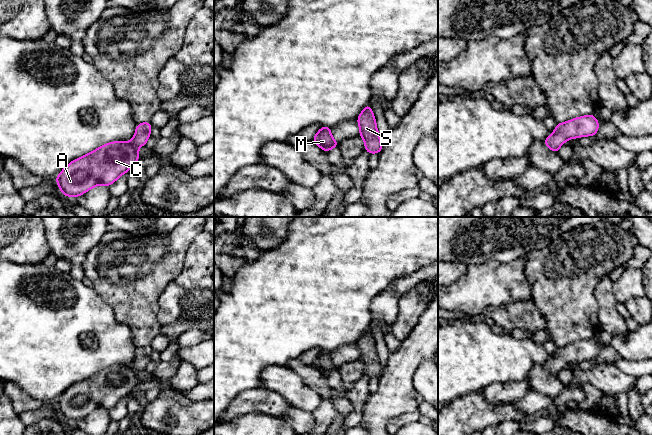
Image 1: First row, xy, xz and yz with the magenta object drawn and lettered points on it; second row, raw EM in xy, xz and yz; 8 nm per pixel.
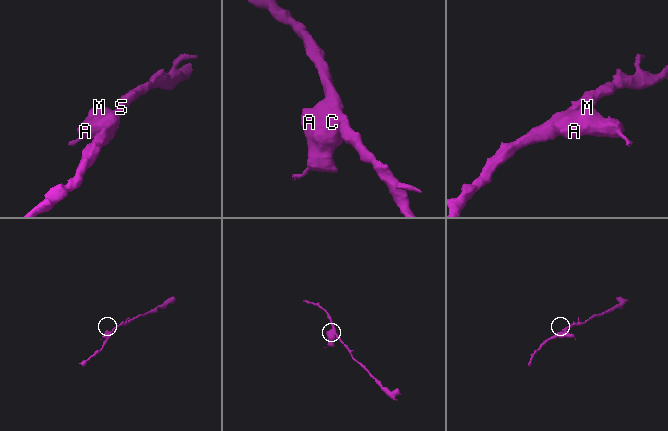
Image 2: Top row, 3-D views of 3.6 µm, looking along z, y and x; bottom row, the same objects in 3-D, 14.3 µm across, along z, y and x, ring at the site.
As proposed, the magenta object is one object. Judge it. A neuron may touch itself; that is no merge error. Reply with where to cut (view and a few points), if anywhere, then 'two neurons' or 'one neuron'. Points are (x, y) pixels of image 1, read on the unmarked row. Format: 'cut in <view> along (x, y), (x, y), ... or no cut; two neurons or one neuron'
no cut; one neuron

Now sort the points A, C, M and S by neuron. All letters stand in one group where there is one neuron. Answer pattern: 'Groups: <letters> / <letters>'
Groups: A C M S

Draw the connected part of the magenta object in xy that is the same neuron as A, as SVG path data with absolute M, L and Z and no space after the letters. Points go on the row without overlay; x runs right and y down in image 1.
M150 345L138 347L131 366L113 365L71 385L55 402L62 418L76 422L97 409L102 408L107 411L112 409L121 399L130 395L134 387L138 386L140 380L137 372L146 369L152 351Z

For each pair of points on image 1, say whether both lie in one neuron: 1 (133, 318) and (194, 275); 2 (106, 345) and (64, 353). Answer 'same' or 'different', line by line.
1: different
2: same

